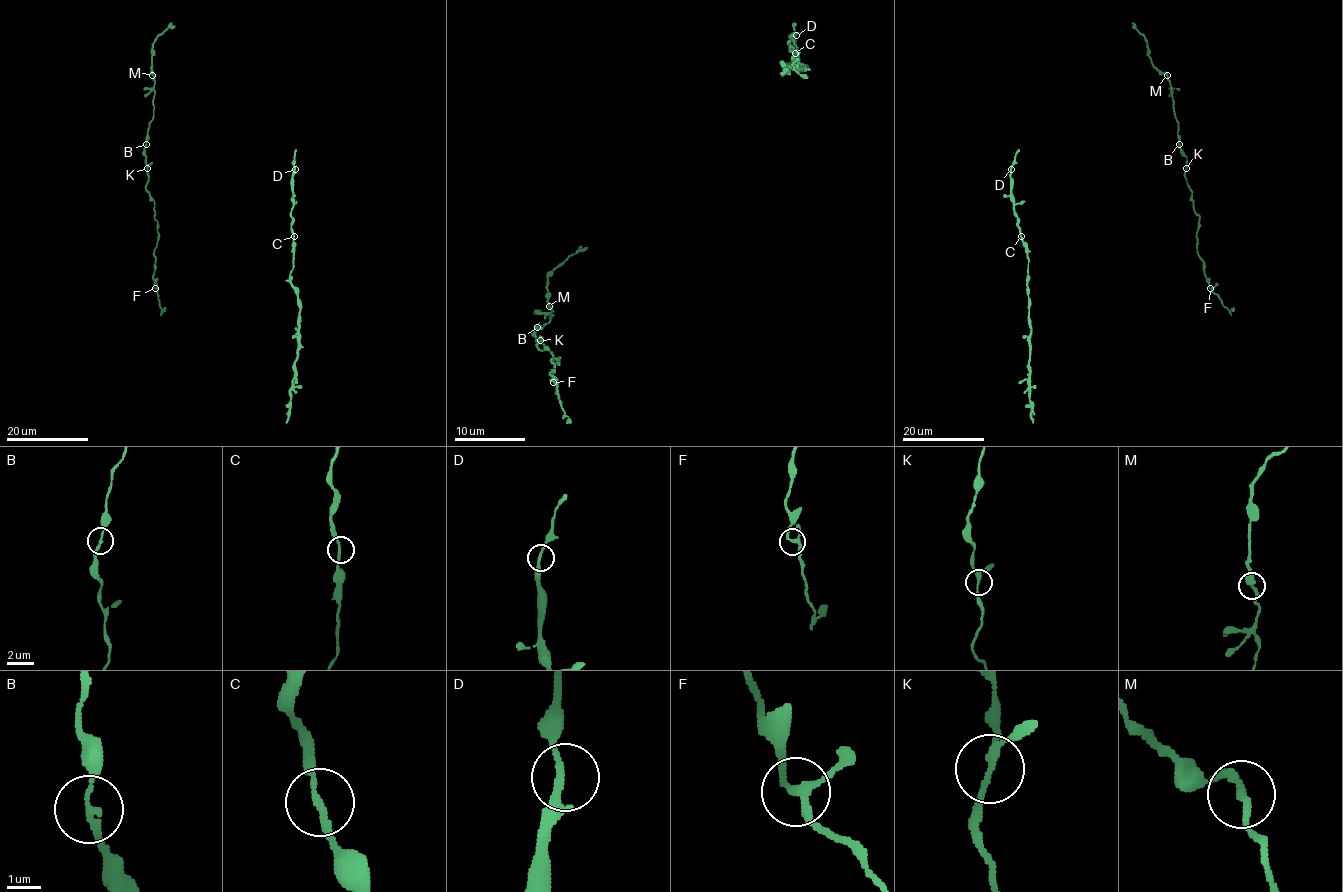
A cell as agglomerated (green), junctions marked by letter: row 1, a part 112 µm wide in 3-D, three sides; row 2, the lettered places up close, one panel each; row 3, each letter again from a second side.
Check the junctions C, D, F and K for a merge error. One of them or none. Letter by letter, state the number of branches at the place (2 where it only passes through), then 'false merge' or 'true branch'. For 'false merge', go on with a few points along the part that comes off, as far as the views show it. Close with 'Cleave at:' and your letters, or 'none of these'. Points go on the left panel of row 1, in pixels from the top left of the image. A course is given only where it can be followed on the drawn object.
C: 2 branches meet; true branch
D: 3 branches meet; true branch
F: 3 branches meet; true branch
K: 3 branches meet; true branch
Cleave at: none of these

